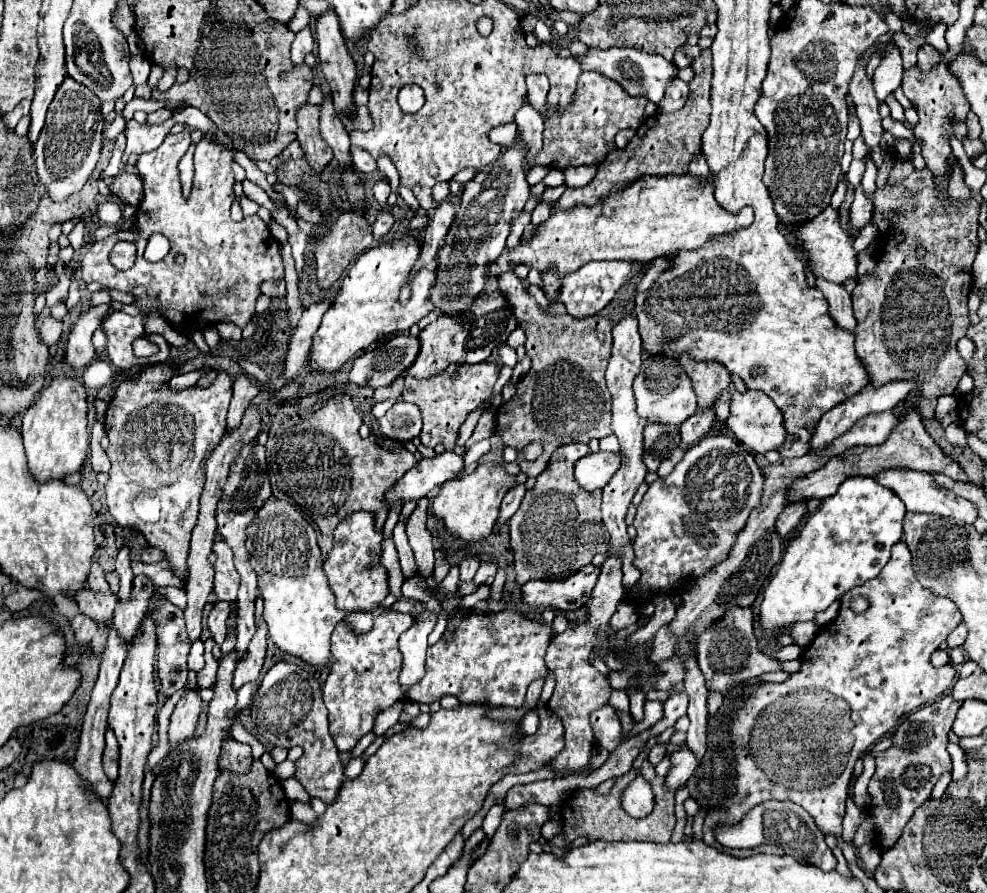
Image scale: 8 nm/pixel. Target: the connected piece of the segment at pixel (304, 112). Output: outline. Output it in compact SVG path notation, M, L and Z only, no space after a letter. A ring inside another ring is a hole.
M306 104L298 110L296 138L298 138L298 142L304 150L304 156L306 156L308 164L312 166L312 170L316 174L320 174L334 158L334 154L330 152L330 146L320 136L318 120L320 120L320 106Z

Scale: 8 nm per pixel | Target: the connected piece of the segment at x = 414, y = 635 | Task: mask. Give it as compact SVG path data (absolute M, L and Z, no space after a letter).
M424 610L416 616L414 626L400 636L400 652L404 656L404 666L400 672L402 688L408 688L410 684L416 684L422 678L424 658L428 648L428 634L432 632L436 618L438 614Z

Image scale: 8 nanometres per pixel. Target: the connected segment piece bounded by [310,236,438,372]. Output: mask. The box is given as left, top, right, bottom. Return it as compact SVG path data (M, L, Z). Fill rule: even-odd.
M402 236L392 240L380 240L374 248L358 256L356 264L342 278L340 292L330 310L324 314L322 324L312 340L310 360L314 368L334 372L342 368L344 362L350 360L358 350L364 350L386 334L402 334L410 330L410 326L418 324L428 312L434 310L434 304L430 302L430 290L436 284L434 280L438 272L438 260L418 266L420 246L422 242L418 238ZM416 266L416 276L408 280L410 272ZM406 284L410 286L410 298L406 304L400 304L400 290Z

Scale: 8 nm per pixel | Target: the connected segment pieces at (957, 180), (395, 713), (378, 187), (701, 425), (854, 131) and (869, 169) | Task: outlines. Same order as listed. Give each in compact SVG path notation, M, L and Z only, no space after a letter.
M952 166L954 172L950 176L950 182L948 182L948 194L954 196L954 198L964 198L964 196L970 196L970 188L966 186L964 182L964 172L960 166Z
M402 702L394 704L392 708L386 708L386 710L382 710L382 712L376 716L376 724L374 724L372 732L374 732L376 736L382 736L382 734L384 734L388 728L392 728L392 726L398 722L398 716L400 716L400 712L402 712Z
M378 180L378 182L374 184L374 198L376 198L380 204L386 204L388 196L390 196L390 184L388 184L388 180Z
M706 408L706 410L696 410L682 426L680 426L680 436L682 442L688 446L694 446L700 438L704 438L714 422L714 408Z
M855 108L849 110L849 113L850 119L848 123L848 131L846 138L853 142L855 139L860 137L861 131L859 126L859 120L856 116Z
M866 156L866 172L864 172L864 178L862 178L862 186L864 186L866 198L870 198L870 192L874 192L874 188L876 188L876 184L874 184L874 180L876 180L876 172L878 172L878 170L876 170L872 158Z

